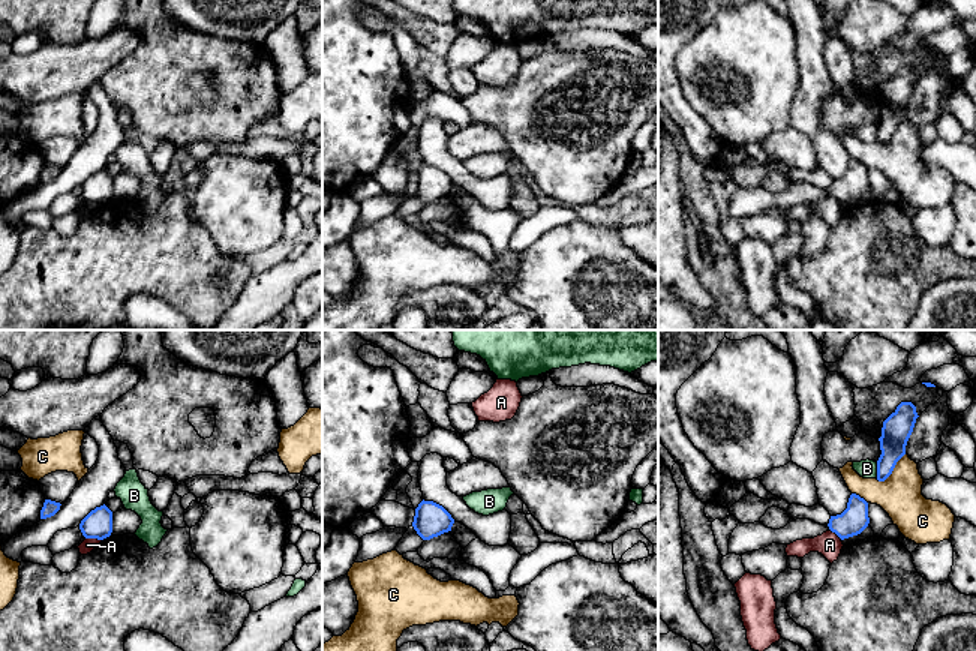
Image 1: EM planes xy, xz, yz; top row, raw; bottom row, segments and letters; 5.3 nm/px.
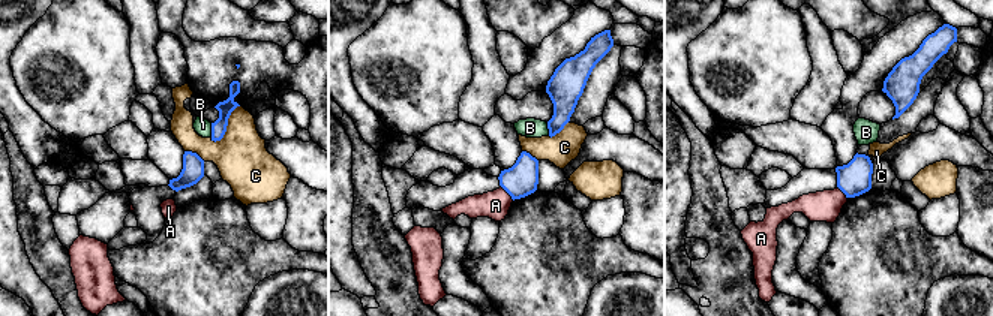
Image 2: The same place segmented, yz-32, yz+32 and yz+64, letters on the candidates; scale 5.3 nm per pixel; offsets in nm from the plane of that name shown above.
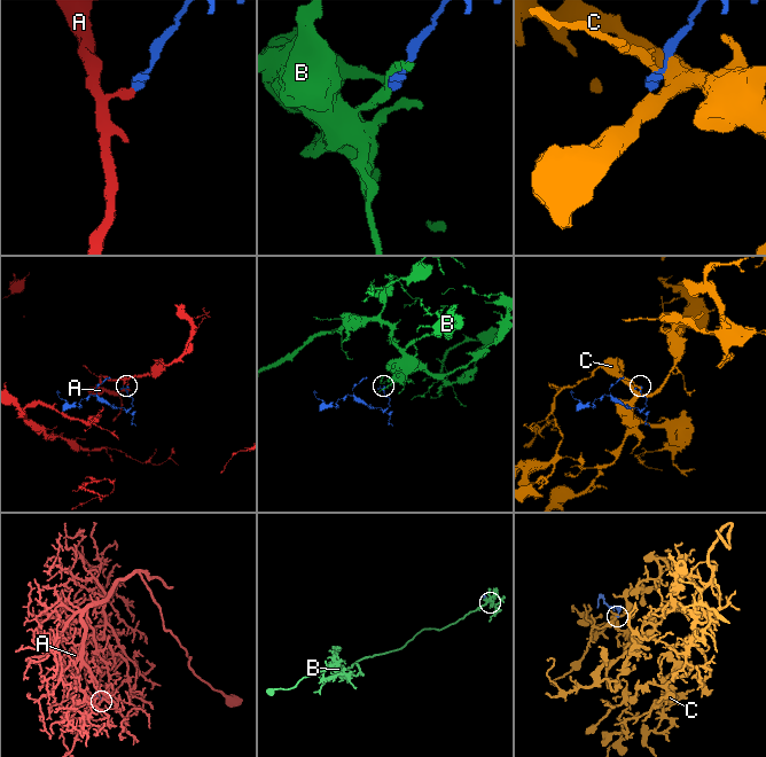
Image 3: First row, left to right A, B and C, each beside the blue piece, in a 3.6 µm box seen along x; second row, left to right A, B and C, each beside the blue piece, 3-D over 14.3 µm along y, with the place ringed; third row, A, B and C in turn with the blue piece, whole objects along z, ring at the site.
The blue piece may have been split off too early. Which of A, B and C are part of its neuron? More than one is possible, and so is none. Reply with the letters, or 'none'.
none

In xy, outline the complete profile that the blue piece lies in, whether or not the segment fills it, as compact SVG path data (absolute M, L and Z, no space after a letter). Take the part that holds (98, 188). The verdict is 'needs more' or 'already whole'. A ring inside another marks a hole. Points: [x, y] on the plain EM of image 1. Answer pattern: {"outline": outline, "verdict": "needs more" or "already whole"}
{"outline": "M103 168L91 174L79 188L85 202L103 204L112 196L112 176Z", "verdict": "already whole"}

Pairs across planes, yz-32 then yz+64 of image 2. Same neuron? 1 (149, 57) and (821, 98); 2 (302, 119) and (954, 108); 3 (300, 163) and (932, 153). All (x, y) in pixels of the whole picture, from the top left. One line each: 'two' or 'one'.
1: one
2: two
3: one

